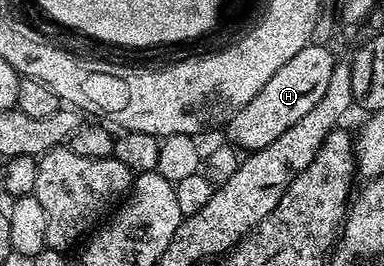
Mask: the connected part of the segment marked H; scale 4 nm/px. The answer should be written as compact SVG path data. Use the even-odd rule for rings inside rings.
M309 45L294 53L294 57L290 57L290 61L286 61L286 65L282 65L282 69L278 69L278 73L274 73L266 85L262 85L259 93L227 120L227 142L240 149L245 147L248 153L261 151L270 145L270 141L282 137L282 133L286 133L294 121L302 121L302 117L306 117L306 113L310 113L310 109L322 101L322 93L326 93L326 85L330 85L331 73L338 59L328 50L324 45Z

